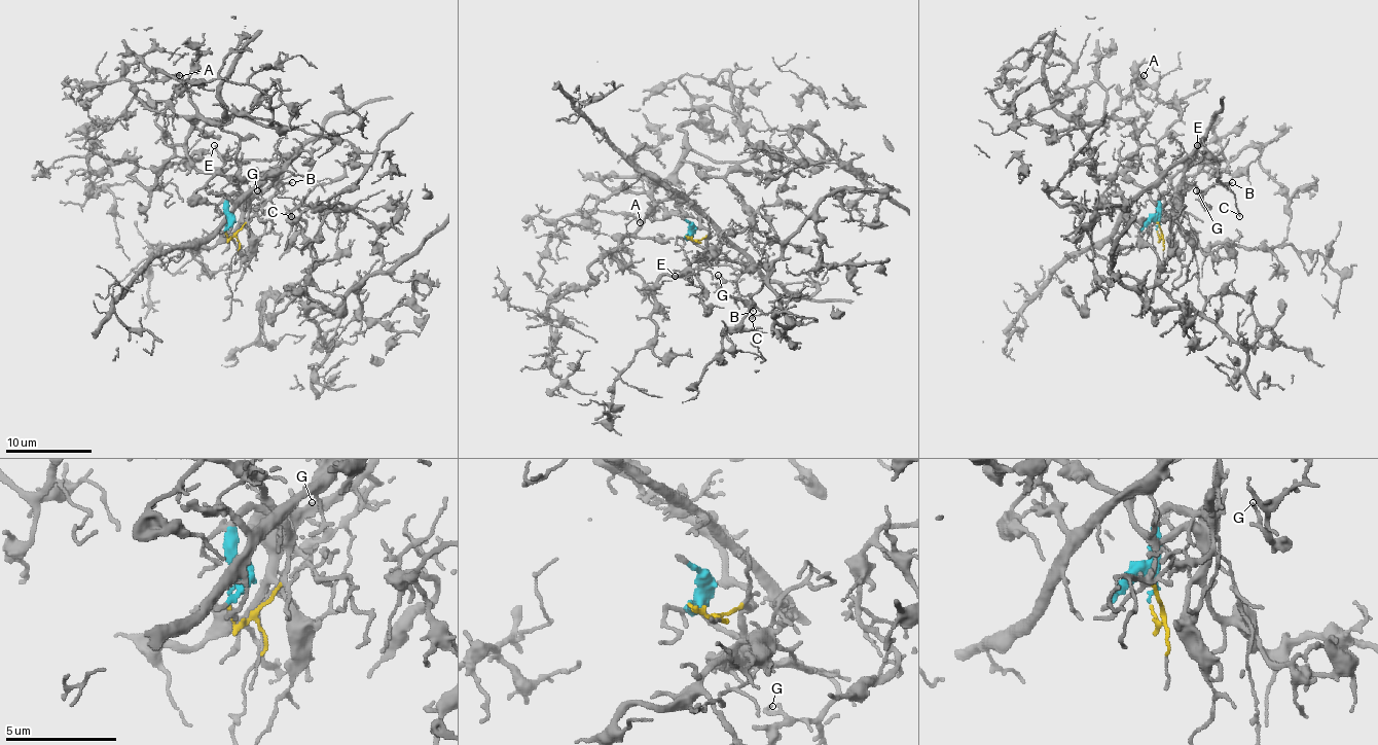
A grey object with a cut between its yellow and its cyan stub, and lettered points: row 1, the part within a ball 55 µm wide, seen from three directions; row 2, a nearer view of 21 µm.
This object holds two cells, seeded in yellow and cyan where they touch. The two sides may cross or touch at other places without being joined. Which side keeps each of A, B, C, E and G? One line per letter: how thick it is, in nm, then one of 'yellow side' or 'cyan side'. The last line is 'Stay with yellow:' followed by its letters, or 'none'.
A: 180 nm | yellow side
B: 110 nm | cyan side
C: 170 nm | cyan side
E: 130 nm | cyan side
G: 140 nm | cyan side
Stay with yellow: A

